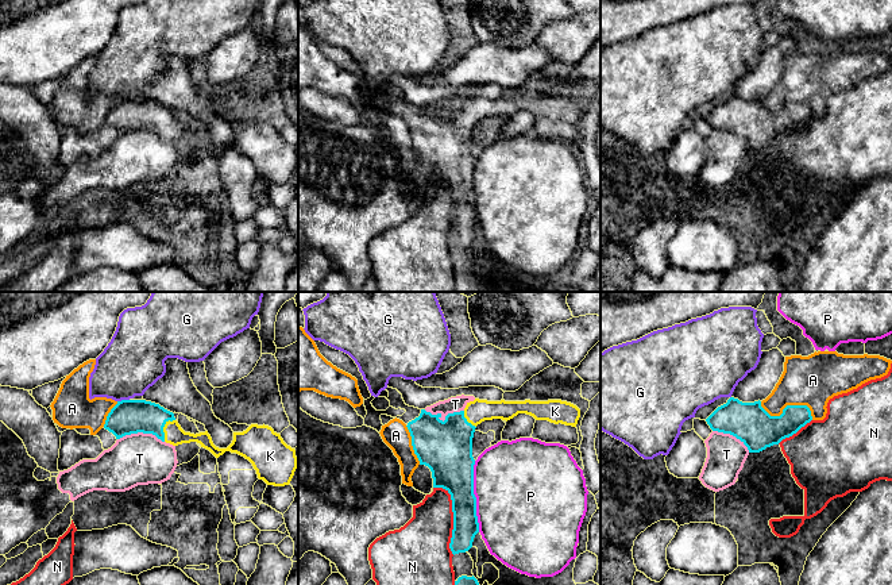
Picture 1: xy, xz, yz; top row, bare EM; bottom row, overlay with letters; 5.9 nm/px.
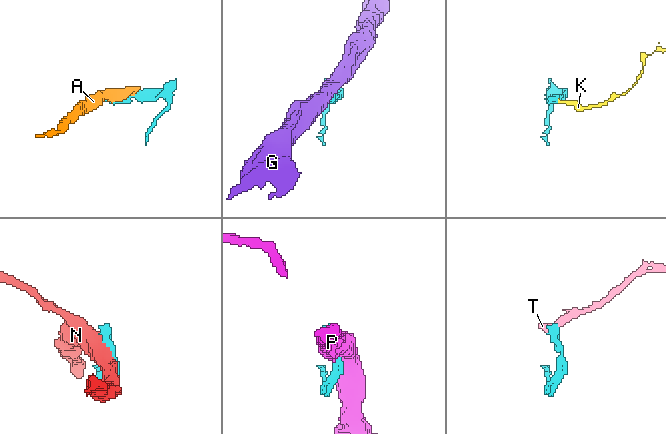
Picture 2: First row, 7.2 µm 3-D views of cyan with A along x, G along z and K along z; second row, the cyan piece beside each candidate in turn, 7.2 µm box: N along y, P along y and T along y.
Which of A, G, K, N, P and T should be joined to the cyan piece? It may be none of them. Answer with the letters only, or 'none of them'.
K

